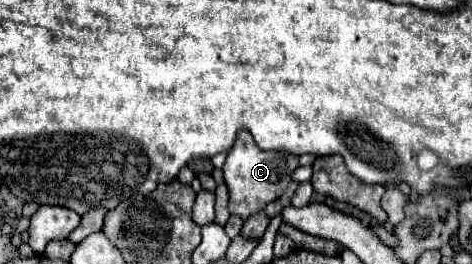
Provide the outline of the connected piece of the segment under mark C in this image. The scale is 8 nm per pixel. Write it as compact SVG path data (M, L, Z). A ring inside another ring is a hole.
M239 131L235 147L231 153L227 153L227 159L223 165L225 185L229 189L231 215L239 215L241 219L249 219L251 215L263 211L267 203L281 197L281 193L291 183L291 175L297 167L299 167L297 157L287 157L287 153L279 153L279 151L261 151L255 145L251 133Z

